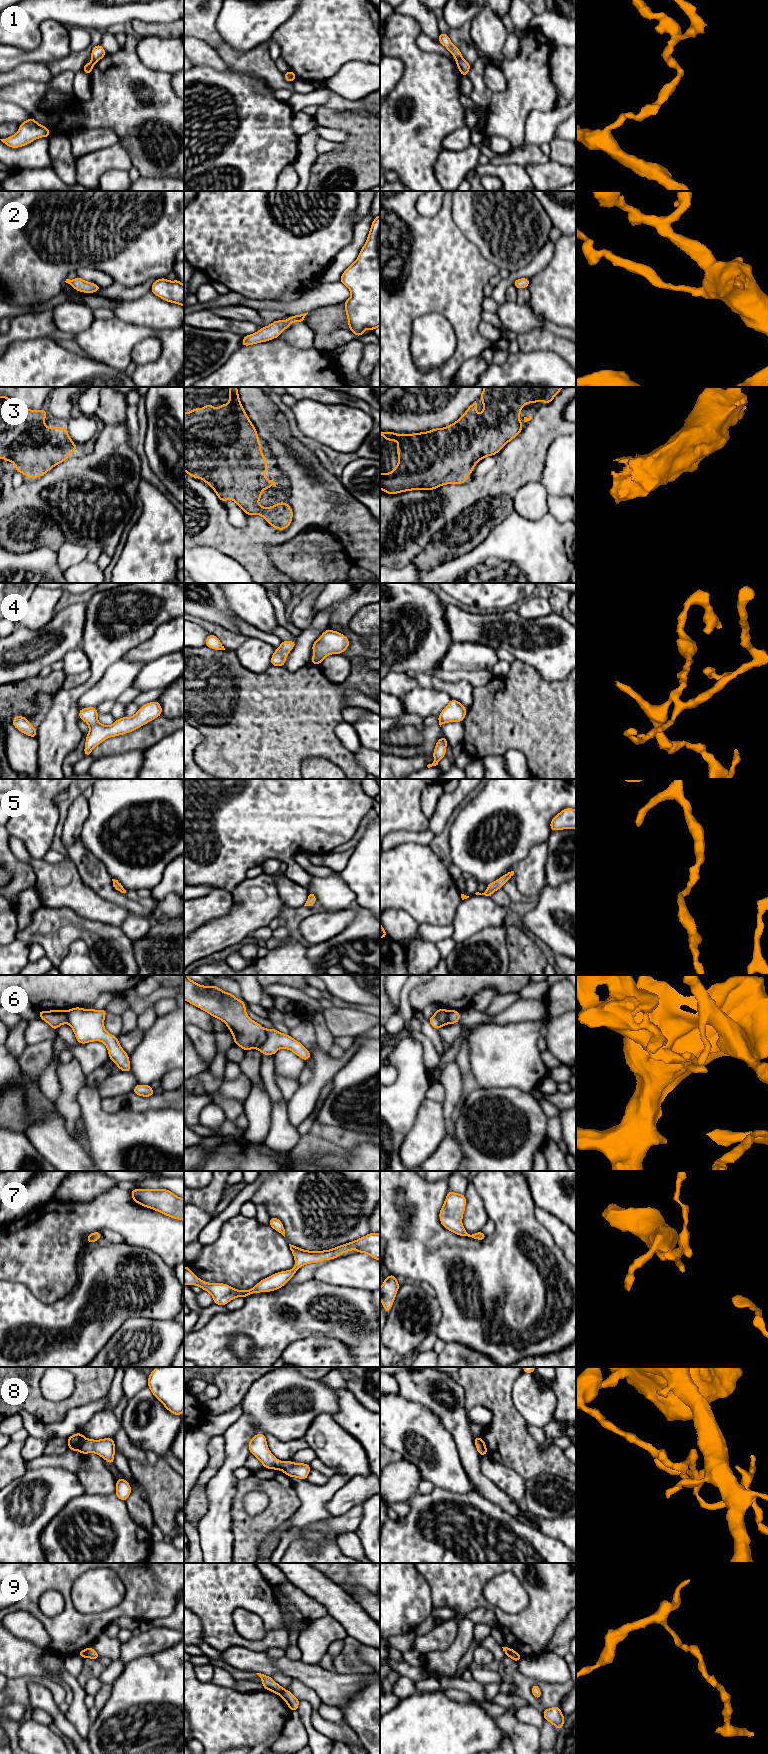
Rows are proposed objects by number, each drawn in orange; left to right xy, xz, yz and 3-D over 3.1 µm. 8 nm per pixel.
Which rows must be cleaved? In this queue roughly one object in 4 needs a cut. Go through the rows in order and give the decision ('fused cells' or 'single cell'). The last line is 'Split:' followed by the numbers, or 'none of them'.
1: fused cells
2: single cell
3: single cell
4: single cell
5: single cell
6: fused cells
7: single cell
8: fused cells
9: fused cells
Split: 1, 6, 8, 9

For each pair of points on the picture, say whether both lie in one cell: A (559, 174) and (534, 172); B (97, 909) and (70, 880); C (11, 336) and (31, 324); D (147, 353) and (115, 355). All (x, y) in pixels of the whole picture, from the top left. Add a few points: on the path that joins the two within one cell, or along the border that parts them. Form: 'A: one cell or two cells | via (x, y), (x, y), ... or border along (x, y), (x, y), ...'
A: one cell | via (553, 174), (540, 174)
B: one cell | via (90, 902), (75, 887)
C: one cell | via (16, 332), (26, 326)
D: two cells | border along (148, 338), (142, 339), (132, 348), (130, 360)

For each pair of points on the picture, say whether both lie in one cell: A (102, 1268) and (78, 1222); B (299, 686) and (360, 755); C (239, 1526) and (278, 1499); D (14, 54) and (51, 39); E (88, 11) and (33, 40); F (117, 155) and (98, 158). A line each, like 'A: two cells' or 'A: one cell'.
A: two cells
B: two cells
C: one cell
D: one cell
E: one cell
F: one cell

